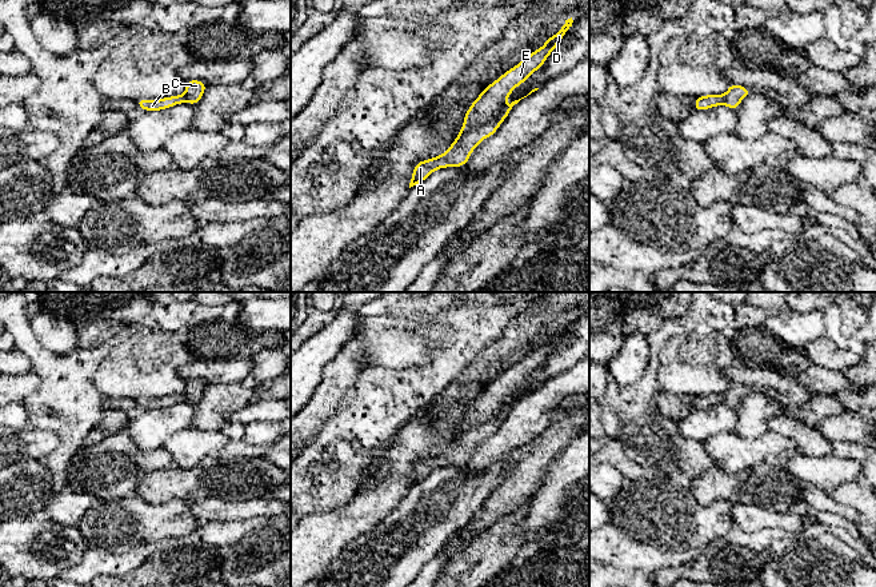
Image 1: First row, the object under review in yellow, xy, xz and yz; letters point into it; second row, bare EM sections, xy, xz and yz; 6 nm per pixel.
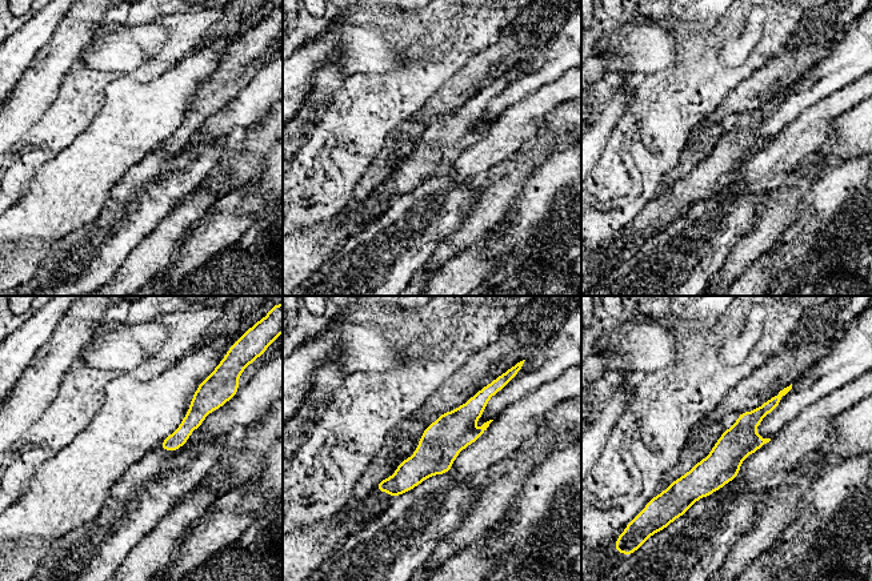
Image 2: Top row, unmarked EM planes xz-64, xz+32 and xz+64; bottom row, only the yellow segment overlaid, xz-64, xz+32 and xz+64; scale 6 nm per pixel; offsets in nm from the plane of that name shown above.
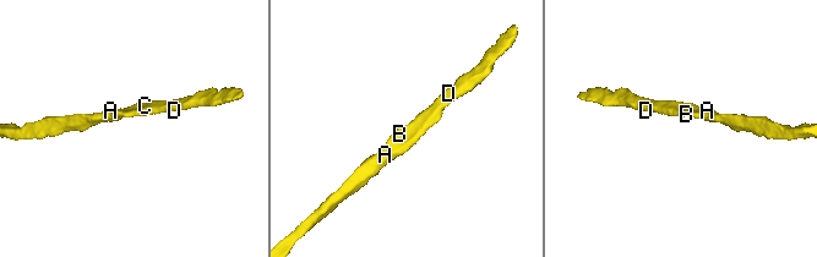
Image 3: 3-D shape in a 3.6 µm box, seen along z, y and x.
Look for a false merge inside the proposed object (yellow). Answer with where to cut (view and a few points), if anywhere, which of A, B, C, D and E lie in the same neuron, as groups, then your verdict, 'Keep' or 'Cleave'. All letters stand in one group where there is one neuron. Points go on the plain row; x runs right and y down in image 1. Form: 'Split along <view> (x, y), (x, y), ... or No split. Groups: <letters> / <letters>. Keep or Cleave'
No split. Groups: A B C D E. Keep

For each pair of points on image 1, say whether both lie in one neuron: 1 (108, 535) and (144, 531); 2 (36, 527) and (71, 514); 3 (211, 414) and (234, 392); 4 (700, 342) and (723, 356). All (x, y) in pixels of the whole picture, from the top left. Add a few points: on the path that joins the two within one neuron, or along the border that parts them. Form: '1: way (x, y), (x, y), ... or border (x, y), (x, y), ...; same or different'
1: way (118, 531), (135, 531); same
2: border (44, 515), (60, 523), (76, 526); different
3: way (216, 408), (228, 398); same
4: way (706, 347), (712, 354), (718, 354); same

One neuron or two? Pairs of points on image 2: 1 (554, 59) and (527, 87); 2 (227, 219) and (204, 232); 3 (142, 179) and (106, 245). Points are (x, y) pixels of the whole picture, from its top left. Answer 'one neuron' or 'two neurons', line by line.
1: one neuron
2: one neuron
3: one neuron

